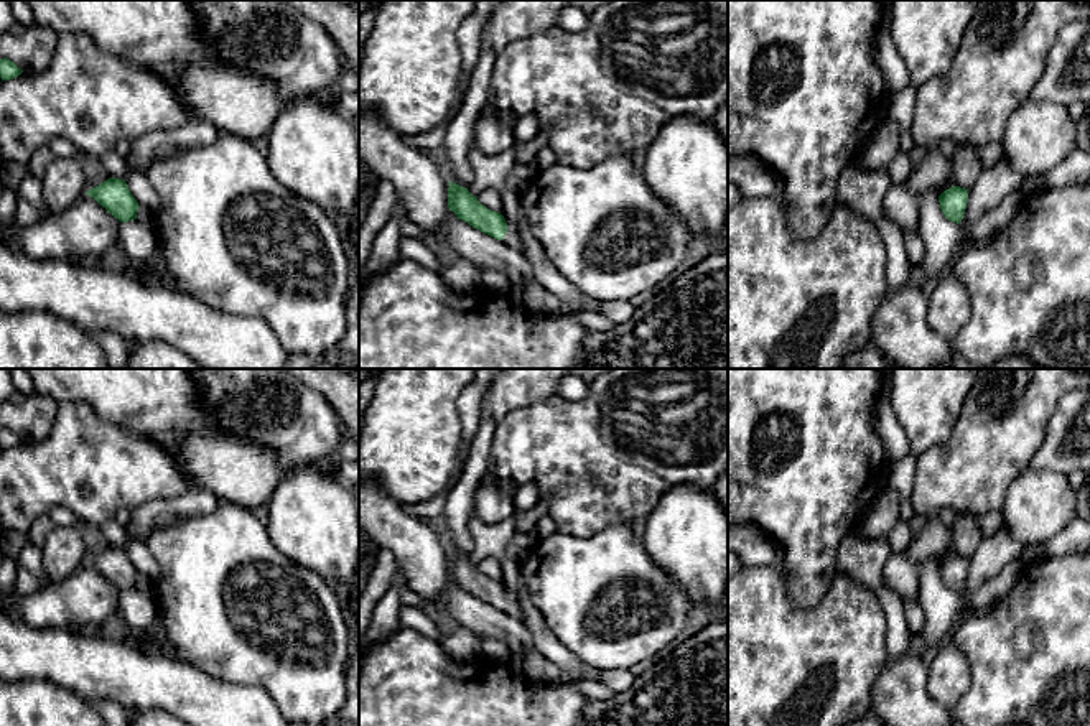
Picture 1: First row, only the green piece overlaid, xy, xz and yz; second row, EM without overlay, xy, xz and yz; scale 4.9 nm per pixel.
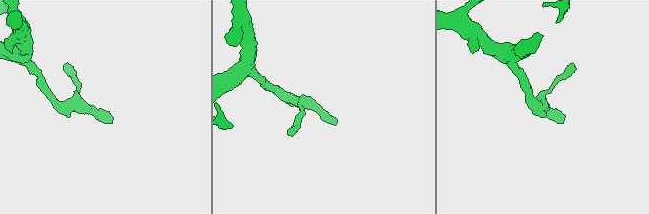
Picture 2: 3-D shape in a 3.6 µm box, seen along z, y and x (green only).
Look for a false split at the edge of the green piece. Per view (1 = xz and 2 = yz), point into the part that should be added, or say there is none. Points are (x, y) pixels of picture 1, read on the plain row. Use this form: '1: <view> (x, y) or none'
1: xz (511, 608)
2: none

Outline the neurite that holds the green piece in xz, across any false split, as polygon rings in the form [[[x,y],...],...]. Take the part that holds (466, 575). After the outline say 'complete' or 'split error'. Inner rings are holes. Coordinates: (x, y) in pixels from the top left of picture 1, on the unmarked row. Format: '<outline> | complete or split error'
[[[450,550],[448,576],[458,588],[468,591],[474,598],[479,598],[481,601],[525,622],[520,606],[512,596],[507,594],[504,584],[482,575],[477,566],[468,560],[468,556]]] | split error

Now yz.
[[[952,555],[939,565],[940,578],[952,591],[960,593],[968,571],[968,558]]] | complete

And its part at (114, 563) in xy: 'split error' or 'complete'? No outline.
split error

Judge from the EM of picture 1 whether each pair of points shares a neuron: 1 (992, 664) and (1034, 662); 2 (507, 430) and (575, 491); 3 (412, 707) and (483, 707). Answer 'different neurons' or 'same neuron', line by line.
1: same neuron
2: same neuron
3: same neuron

